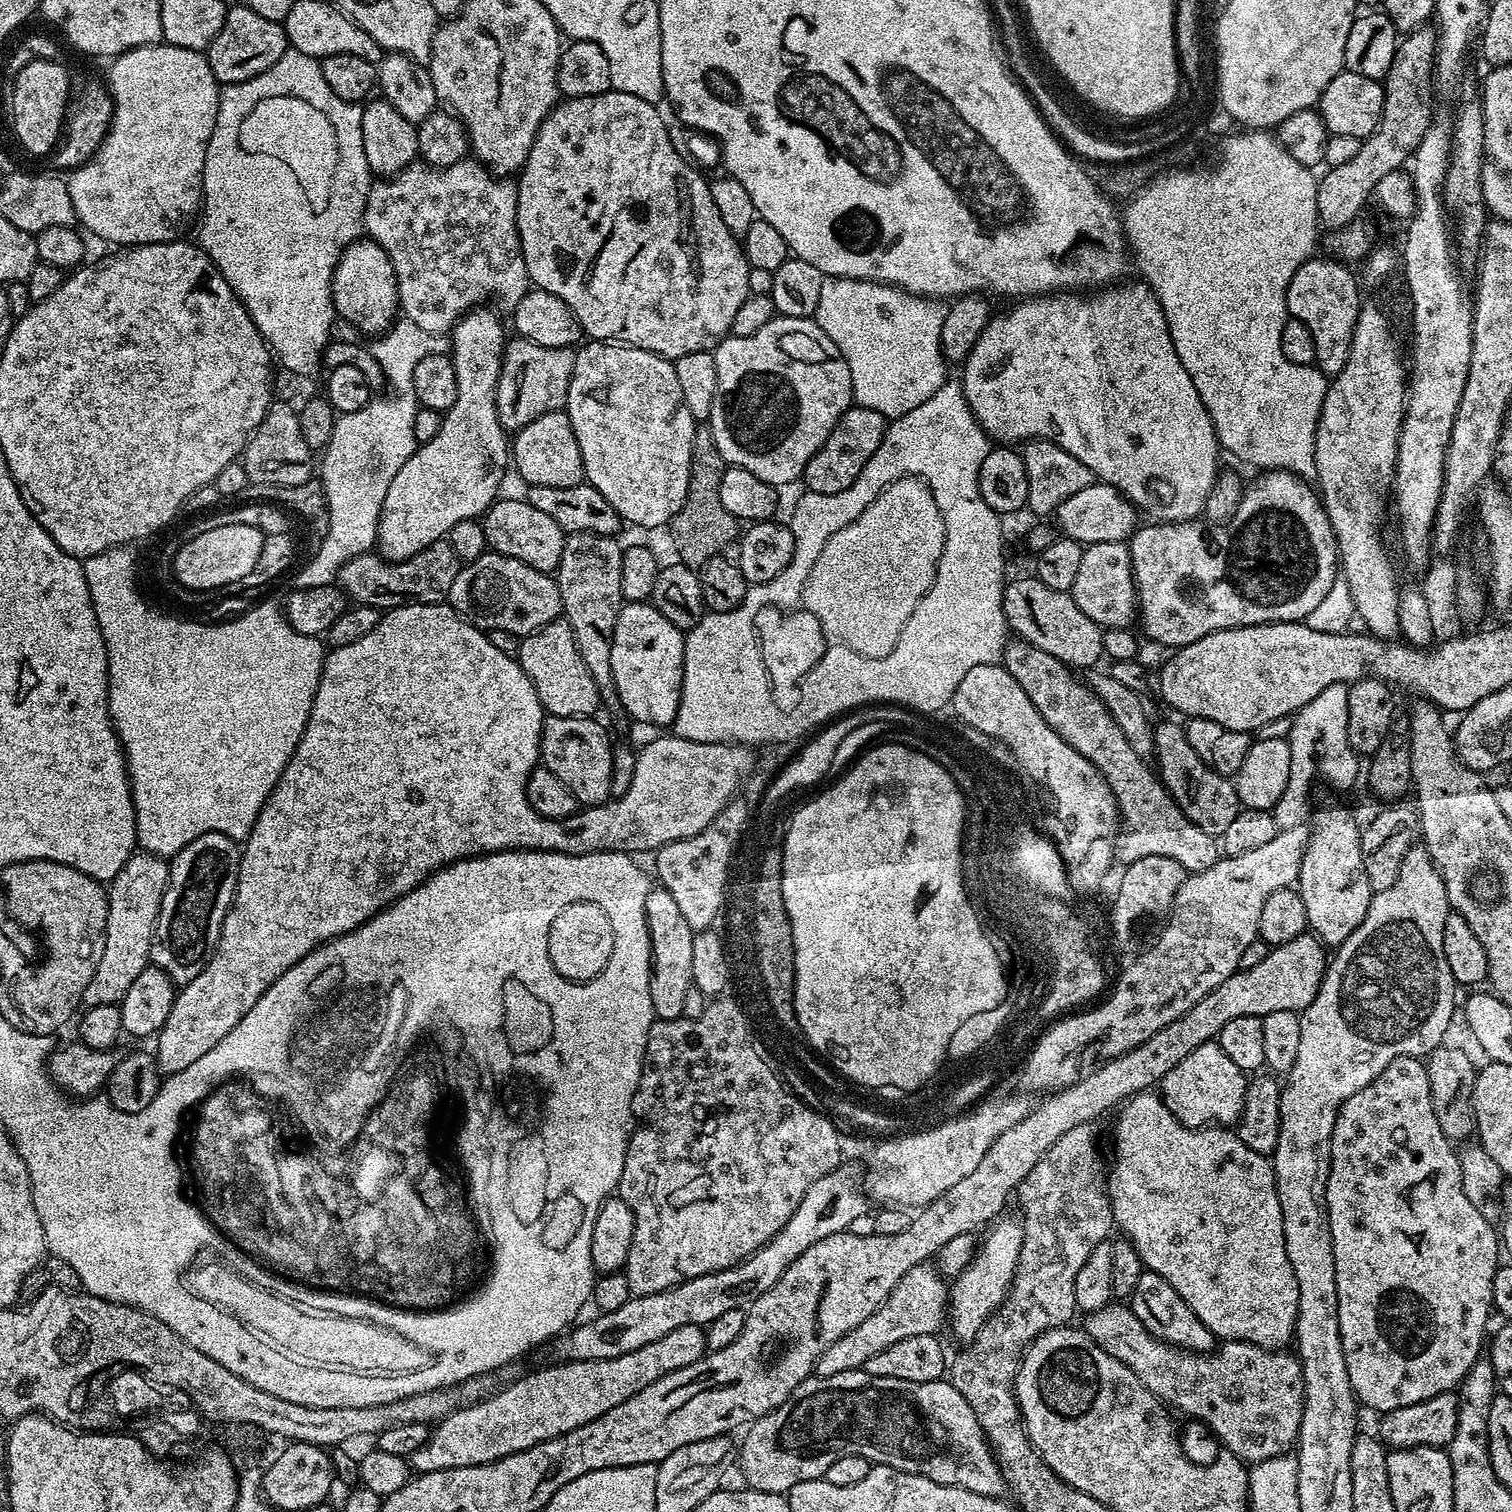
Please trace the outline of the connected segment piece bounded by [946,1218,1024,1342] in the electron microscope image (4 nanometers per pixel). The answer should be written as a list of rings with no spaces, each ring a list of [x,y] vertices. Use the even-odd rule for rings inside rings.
[[[1000,1218],[983,1233],[972,1261],[958,1273],[950,1284],[948,1293],[947,1319],[952,1332],[961,1342],[973,1340],[978,1330],[992,1317],[993,1312],[1008,1297],[1008,1289],[1016,1273],[1018,1254],[1024,1241],[1024,1225]]]

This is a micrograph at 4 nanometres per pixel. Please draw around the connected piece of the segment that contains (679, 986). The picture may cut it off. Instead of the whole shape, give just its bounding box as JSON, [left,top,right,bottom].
[646,886,694,1020]

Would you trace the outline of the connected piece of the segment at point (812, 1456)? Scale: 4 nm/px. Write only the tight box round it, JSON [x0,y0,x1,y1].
[738,1370,1006,1498]

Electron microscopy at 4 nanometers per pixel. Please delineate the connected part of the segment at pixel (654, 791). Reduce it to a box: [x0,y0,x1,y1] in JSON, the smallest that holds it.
[154,602,756,1074]

